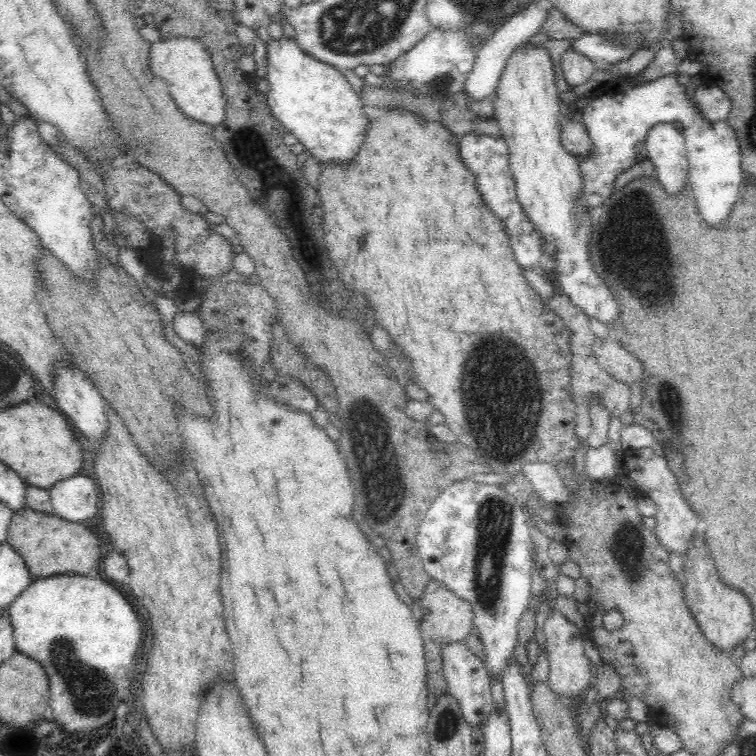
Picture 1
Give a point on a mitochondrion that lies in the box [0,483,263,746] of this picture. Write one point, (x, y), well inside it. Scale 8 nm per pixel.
(81, 681)

